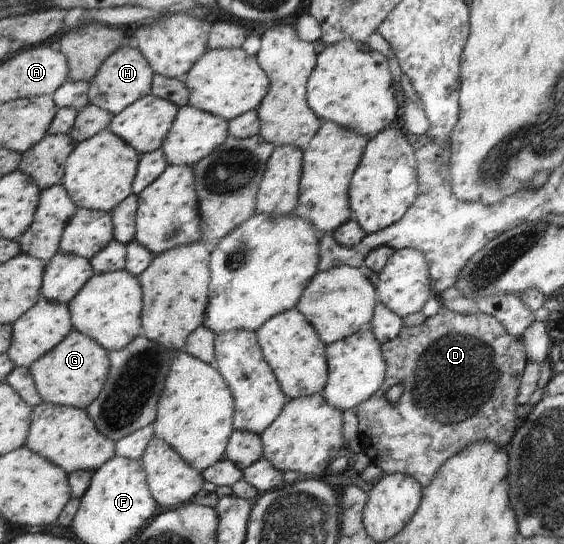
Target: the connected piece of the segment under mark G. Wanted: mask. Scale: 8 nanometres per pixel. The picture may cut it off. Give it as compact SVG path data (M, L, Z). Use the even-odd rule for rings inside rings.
M74 329L61 344L29 369L44 402L87 410L104 391L111 370L109 356L107 349Z

